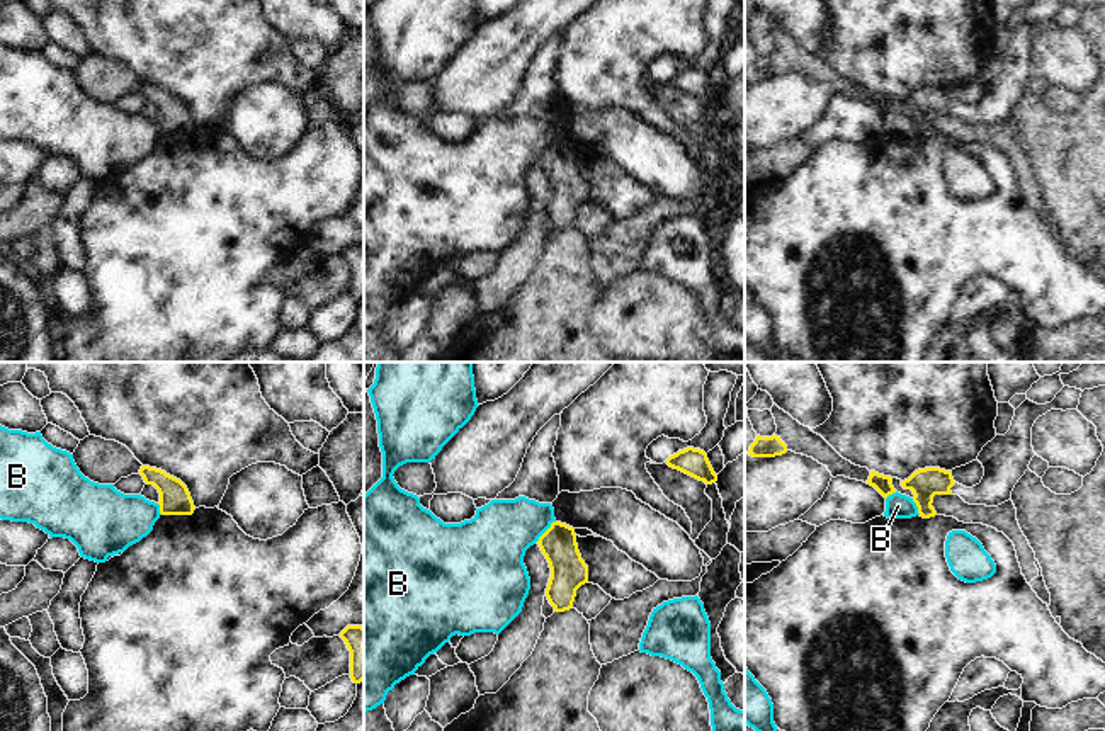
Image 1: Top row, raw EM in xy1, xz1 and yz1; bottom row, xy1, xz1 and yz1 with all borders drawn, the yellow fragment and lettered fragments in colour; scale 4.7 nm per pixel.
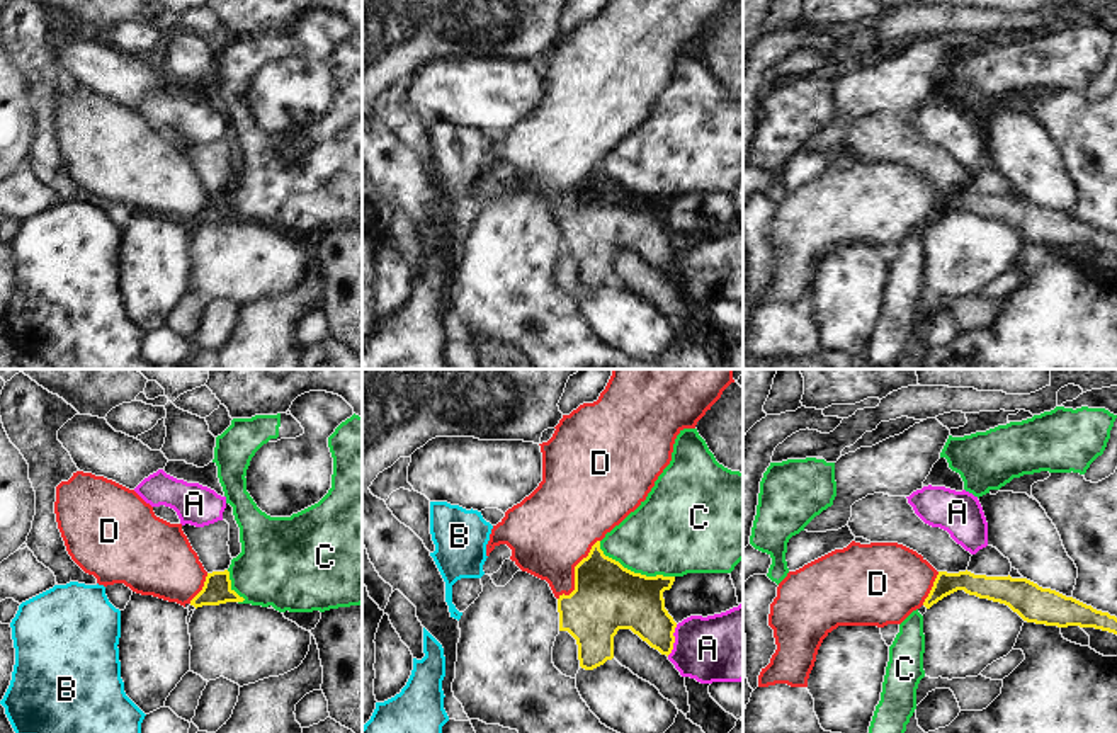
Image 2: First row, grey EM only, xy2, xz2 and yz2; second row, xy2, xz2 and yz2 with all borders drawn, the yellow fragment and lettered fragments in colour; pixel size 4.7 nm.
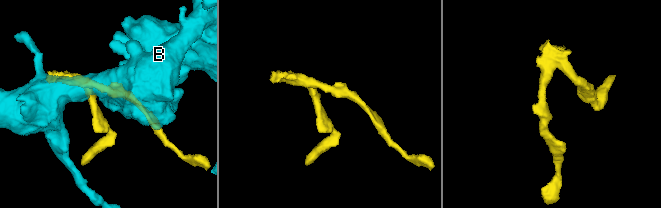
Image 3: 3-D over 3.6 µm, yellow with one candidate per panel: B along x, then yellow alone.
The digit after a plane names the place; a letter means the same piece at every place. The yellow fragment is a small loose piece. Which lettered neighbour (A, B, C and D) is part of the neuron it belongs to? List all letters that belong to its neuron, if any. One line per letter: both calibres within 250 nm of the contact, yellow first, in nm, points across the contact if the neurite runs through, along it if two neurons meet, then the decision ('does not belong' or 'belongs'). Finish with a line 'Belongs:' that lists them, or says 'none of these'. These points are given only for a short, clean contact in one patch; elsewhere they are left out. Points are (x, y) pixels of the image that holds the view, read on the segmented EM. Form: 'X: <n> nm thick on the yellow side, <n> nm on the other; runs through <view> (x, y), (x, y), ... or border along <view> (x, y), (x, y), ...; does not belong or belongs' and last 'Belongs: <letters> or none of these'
A: 260 nm thick on the yellow side, 320 nm on the other; does not belong
B: 180 nm thick on the yellow side, 300 nm on the other; border along xz1 (555, 521), (536, 541); does not belong
C: 320 nm thick on the yellow side, 400 nm on the other; does not belong
D: 320 nm thick on the yellow side, 400 nm on the other; runs through xz2 (607, 597), (597, 594), (575, 572), (561, 538), (553, 529); belongs
Belongs: D

